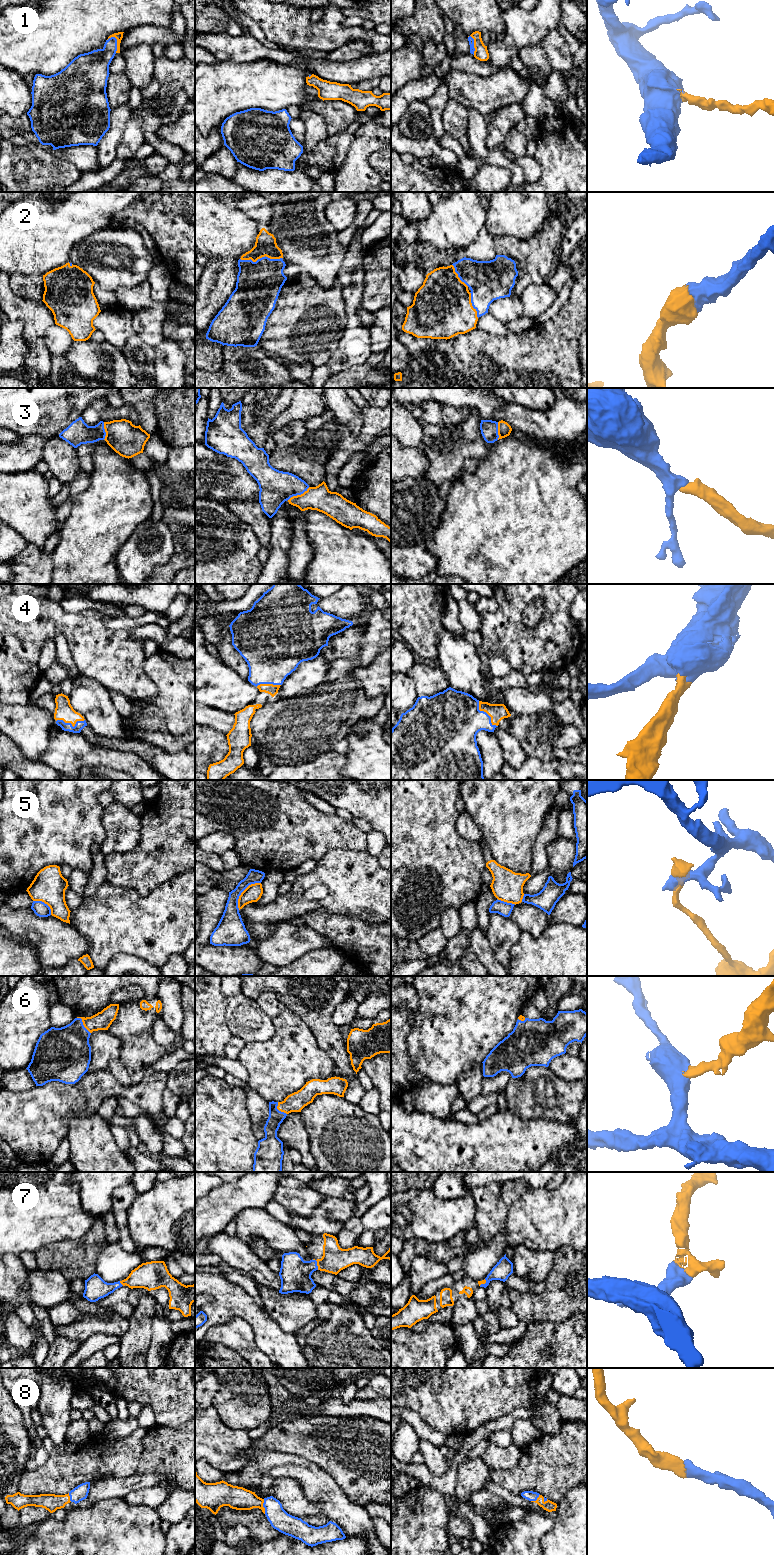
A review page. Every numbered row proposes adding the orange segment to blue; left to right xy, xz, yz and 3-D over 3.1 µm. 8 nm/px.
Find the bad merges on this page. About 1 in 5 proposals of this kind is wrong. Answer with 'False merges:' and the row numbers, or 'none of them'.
False merges: 5

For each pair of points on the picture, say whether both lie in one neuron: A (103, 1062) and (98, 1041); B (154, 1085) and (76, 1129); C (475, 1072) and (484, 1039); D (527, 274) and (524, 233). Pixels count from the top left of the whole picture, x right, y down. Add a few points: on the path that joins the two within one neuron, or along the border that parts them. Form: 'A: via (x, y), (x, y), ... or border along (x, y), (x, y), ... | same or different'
A: via (102, 1057), (102, 1046) | same
B: border along (97, 1112), (91, 1115), (77, 1116), (74, 1119) | different
C: border along (481, 1061), (475, 1062), (458, 1077) | different
D: border along (543, 225), (526, 240), (502, 236) | different

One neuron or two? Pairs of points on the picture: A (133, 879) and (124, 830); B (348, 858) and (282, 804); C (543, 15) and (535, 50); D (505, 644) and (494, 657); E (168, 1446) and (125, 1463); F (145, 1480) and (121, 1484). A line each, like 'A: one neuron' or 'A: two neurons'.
A: two neurons
B: two neurons
C: two neurons
D: two neurons
E: two neurons
F: one neuron

